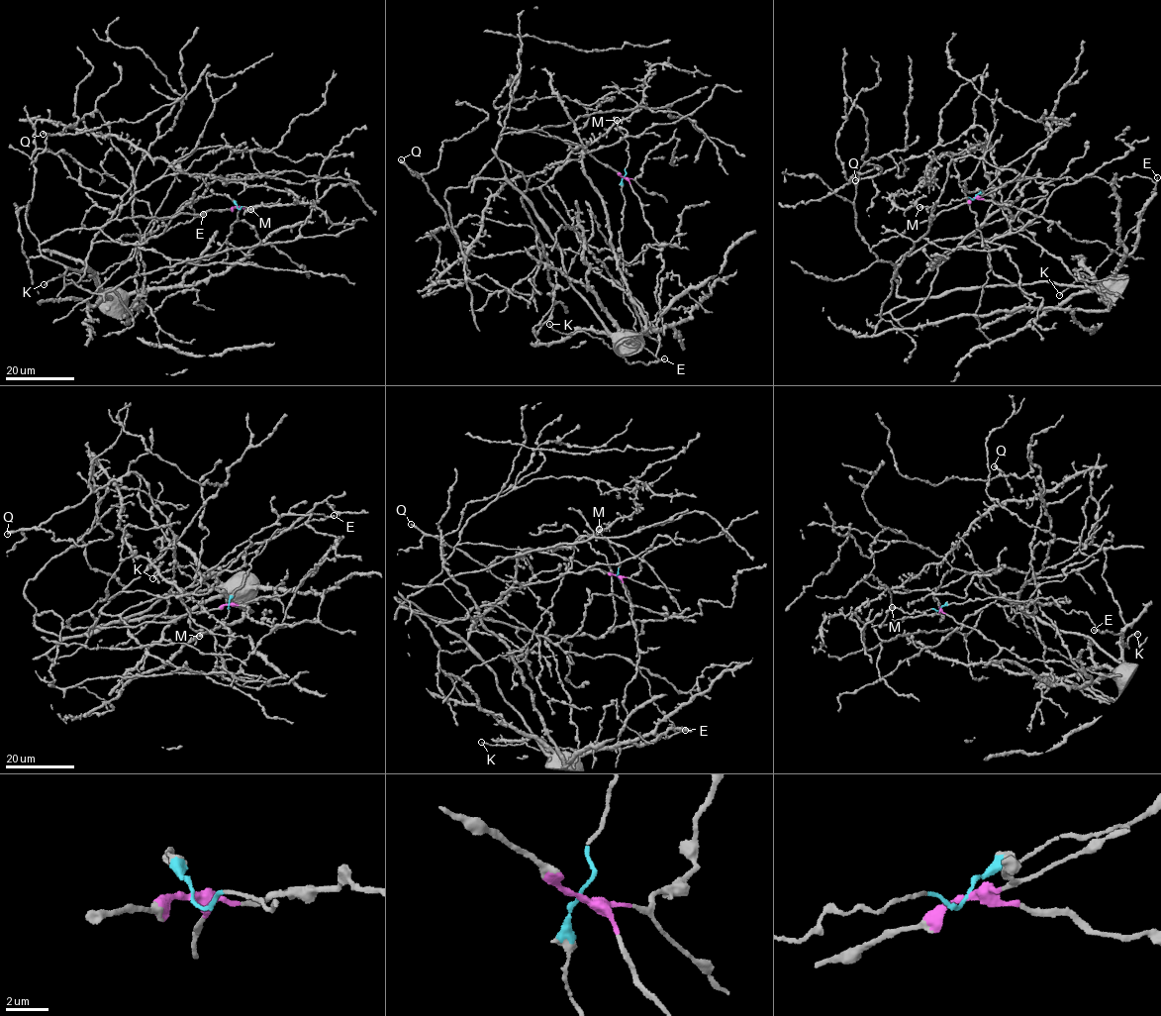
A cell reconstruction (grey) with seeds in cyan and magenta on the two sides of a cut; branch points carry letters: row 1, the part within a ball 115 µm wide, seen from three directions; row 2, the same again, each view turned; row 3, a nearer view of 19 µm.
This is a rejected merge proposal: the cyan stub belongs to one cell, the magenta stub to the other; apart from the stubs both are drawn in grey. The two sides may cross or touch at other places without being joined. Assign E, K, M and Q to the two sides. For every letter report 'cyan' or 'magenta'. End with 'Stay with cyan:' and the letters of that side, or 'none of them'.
E: cyan
K: cyan
M: cyan
Q: magenta
Stay with cyan: E, K, M

